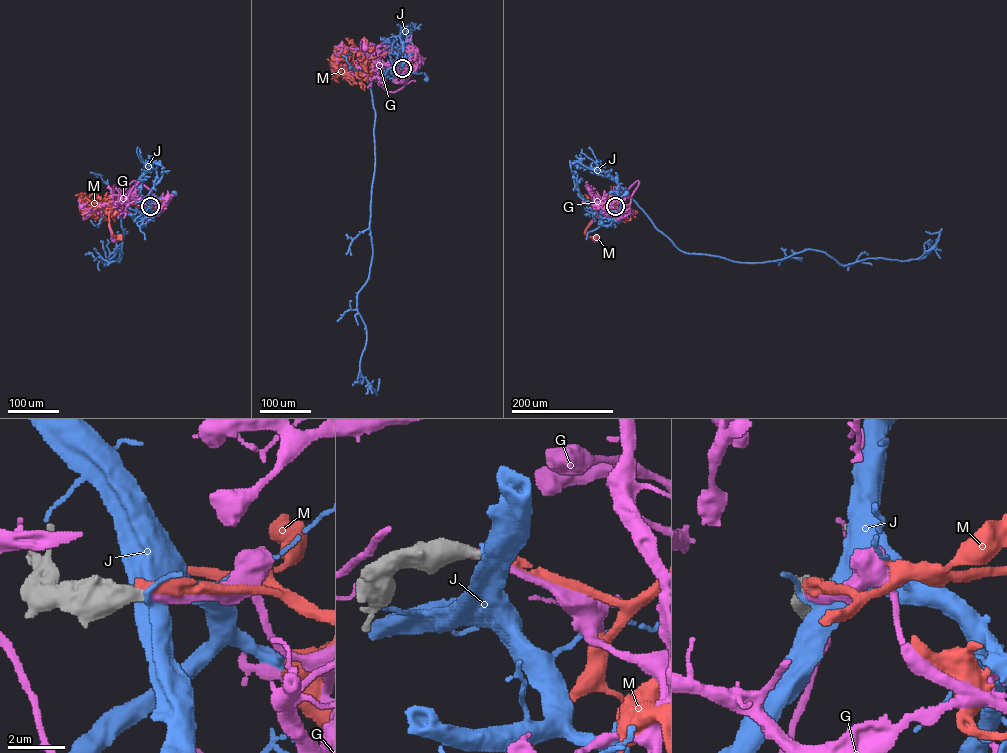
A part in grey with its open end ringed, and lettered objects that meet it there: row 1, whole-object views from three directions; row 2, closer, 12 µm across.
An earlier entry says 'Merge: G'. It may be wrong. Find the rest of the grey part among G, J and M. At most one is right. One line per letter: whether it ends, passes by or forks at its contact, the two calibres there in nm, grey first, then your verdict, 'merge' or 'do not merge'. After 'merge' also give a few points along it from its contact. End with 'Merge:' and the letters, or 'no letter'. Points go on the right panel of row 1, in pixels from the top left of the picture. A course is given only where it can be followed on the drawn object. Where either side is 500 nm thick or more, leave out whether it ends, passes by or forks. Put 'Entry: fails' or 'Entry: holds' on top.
Entry: holds
G: it ends | 480/280 nm | merge | via (615, 206), (613, 208), (609, 201), (613, 197), (586, 229), (587, 235), (594, 240)
J: it passes by | 480/280 nm | do not merge
M: 550/320 nm | do not merge
Merge: G

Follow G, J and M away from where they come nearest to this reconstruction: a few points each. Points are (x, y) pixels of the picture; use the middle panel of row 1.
G: (401, 68), (405, 69), (403, 65), (387, 66), (378, 62), (374, 66), (361, 51), (362, 39), (365, 47)
J: (401, 68), (405, 72), (424, 73), (426, 79)
M: (401, 68), (406, 68), (406, 59), (392, 52), (362, 60), (363, 38), (371, 49)

